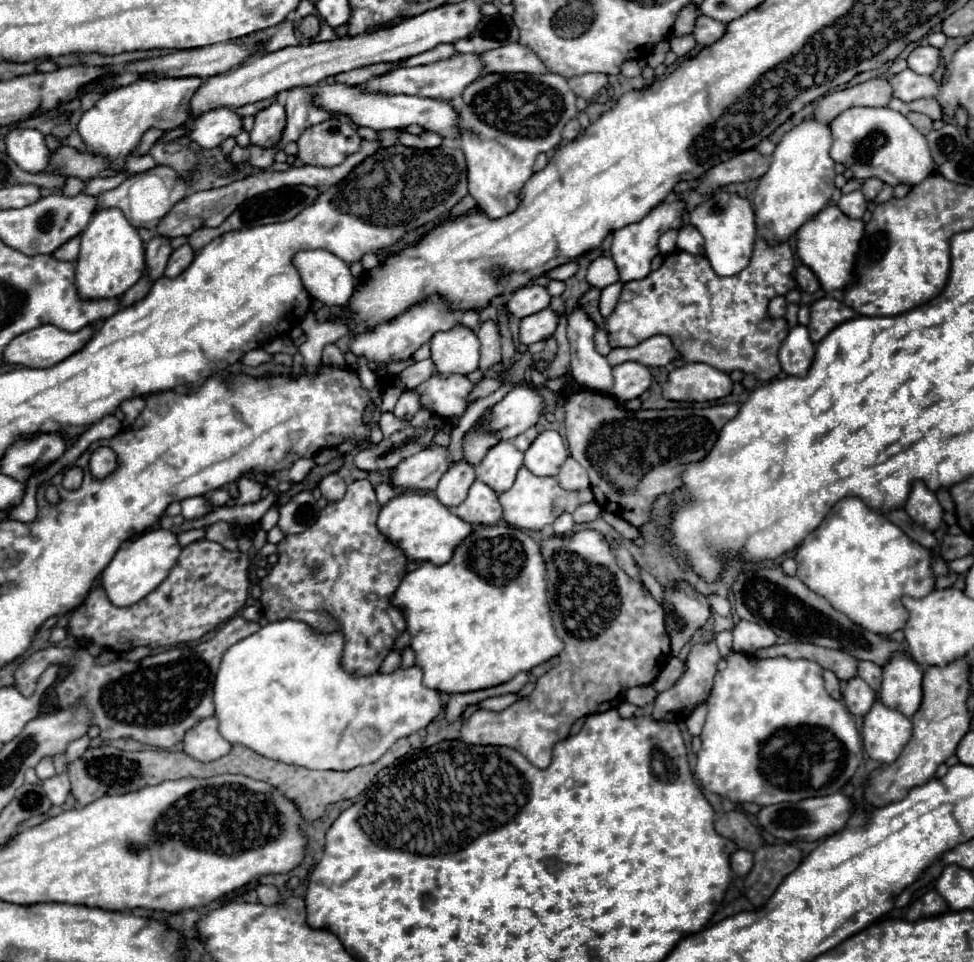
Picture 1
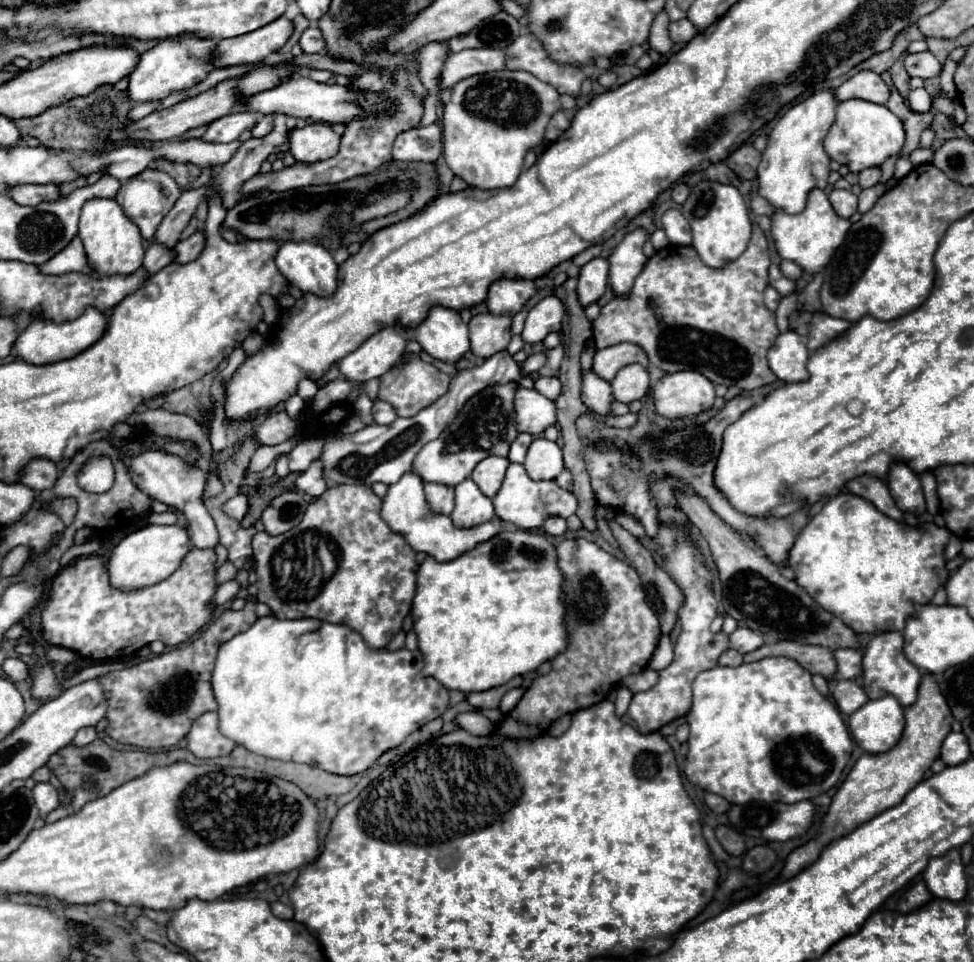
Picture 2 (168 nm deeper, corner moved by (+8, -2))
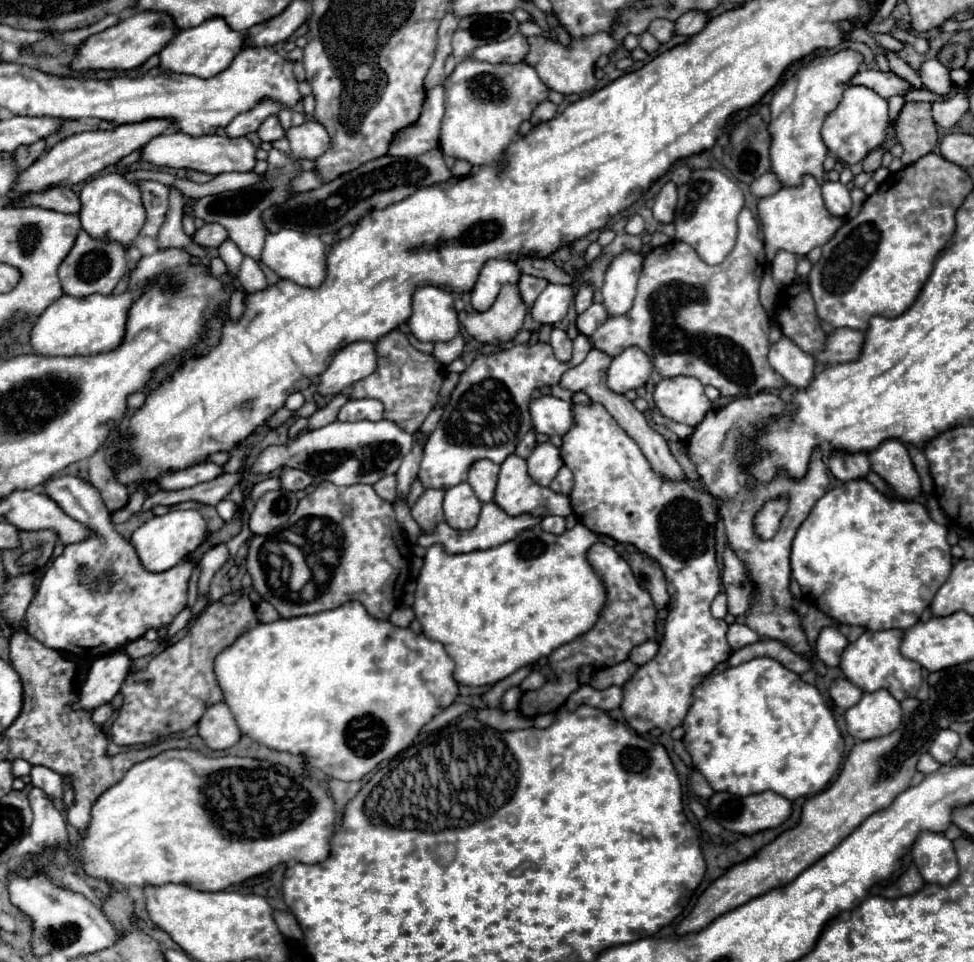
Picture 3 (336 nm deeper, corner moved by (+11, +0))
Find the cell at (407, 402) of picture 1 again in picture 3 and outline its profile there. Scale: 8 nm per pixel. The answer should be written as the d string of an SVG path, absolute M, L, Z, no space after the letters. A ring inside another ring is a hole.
M347 400L339 410L341 422L359 422L359 420L381 420L383 404L379 400Z

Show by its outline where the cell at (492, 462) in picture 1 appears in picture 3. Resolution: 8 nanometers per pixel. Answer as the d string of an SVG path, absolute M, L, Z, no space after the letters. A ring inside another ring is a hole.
M477 460L469 468L469 484L475 490L477 498L481 502L491 502L497 486L497 476L499 476L499 466L491 460Z

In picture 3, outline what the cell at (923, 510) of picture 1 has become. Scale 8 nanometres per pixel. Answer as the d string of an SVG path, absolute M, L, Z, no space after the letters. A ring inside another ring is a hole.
M885 440L877 450L869 452L871 470L877 472L899 498L919 500L923 496L921 478L909 458L909 452L901 440Z

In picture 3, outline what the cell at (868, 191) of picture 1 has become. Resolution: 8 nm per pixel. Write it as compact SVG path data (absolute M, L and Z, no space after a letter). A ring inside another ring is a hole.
M875 148L875 150L871 150L871 152L865 156L865 160L863 160L863 170L865 170L865 172L875 172L875 170L881 166L883 154L885 154L885 148Z

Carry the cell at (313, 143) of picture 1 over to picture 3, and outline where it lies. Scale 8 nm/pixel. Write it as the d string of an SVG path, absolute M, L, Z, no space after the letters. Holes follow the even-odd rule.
M307 120L301 126L289 128L287 130L287 140L291 142L291 154L295 158L317 160L329 148L327 130L315 120Z

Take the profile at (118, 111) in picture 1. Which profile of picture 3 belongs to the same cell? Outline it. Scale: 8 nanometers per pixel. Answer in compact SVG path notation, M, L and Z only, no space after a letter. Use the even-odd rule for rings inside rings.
M211 18L195 28L185 28L175 34L175 38L159 52L161 68L173 70L179 74L193 74L199 78L211 78L231 64L231 60L243 50L245 34L227 28L223 18Z

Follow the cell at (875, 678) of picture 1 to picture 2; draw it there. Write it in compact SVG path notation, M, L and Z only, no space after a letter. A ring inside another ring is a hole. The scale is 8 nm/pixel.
M836 650L834 652L836 662L838 662L838 678L850 678L850 680L860 680L862 678L862 654L856 650Z

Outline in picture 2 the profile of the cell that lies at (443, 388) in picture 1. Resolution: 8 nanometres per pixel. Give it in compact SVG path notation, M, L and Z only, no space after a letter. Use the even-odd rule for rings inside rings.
M412 354L408 364L404 364L404 366L398 364L382 376L378 398L390 402L394 406L394 410L398 412L398 416L410 416L410 414L418 414L418 410L434 404L442 394L446 394L448 386L450 386L448 374L440 372L436 366L422 362L416 354Z

